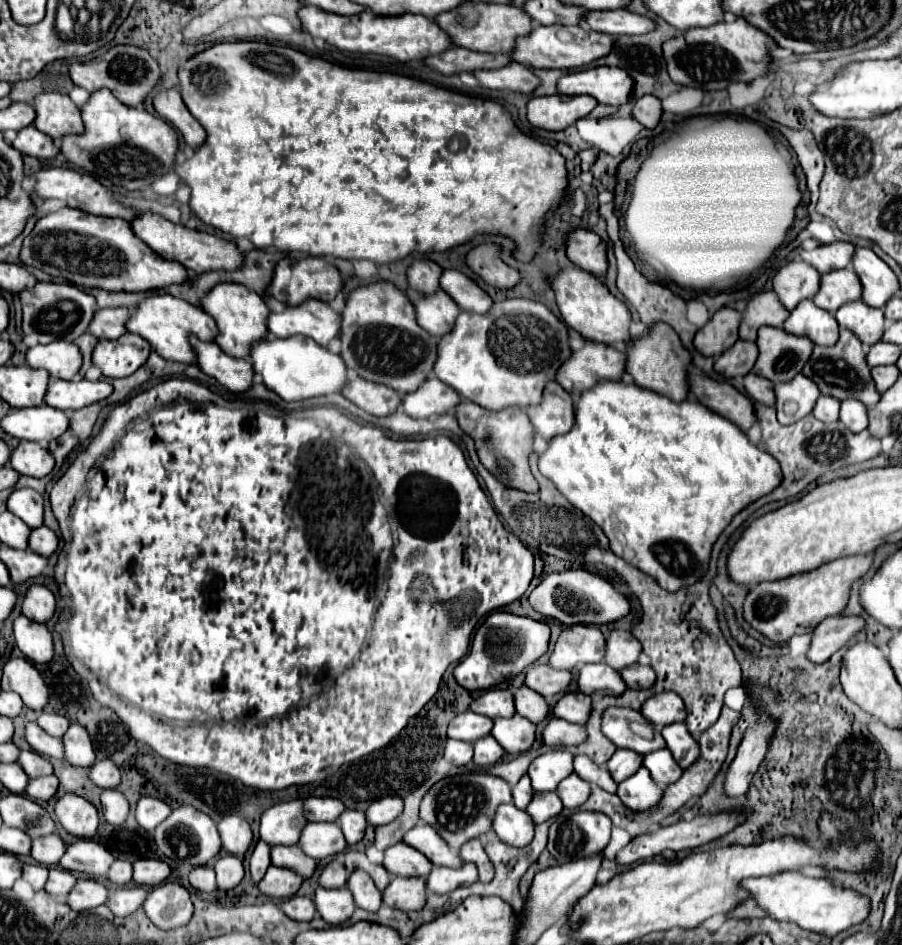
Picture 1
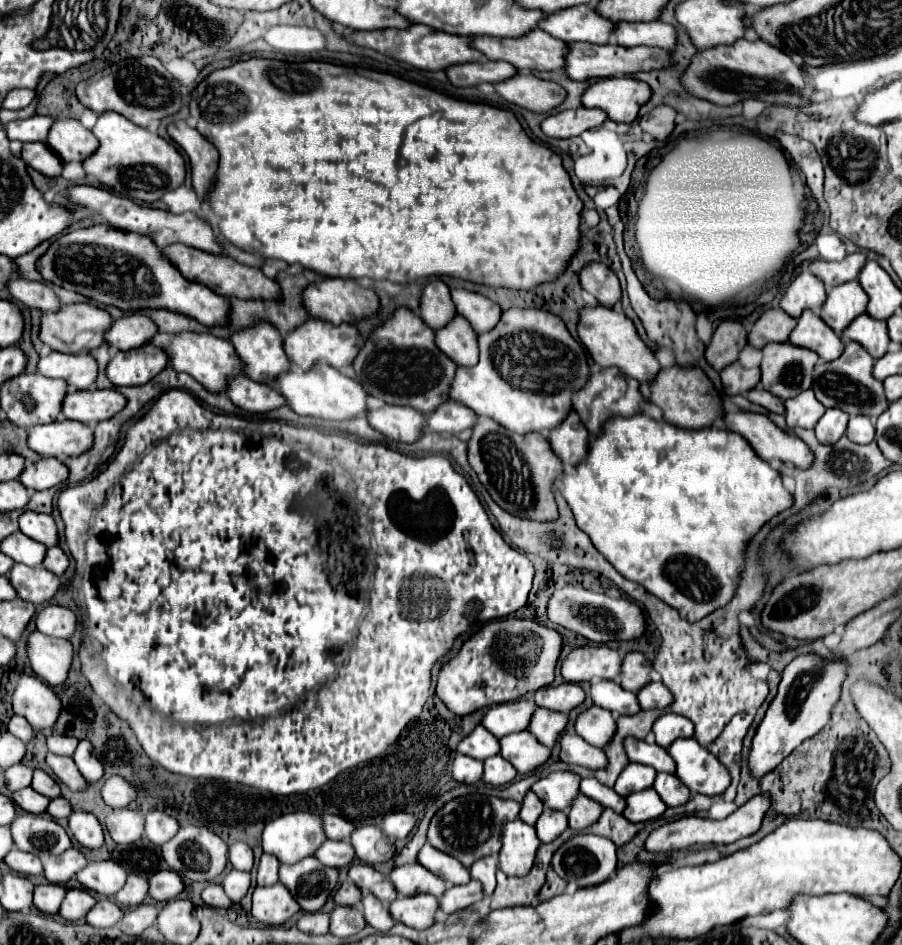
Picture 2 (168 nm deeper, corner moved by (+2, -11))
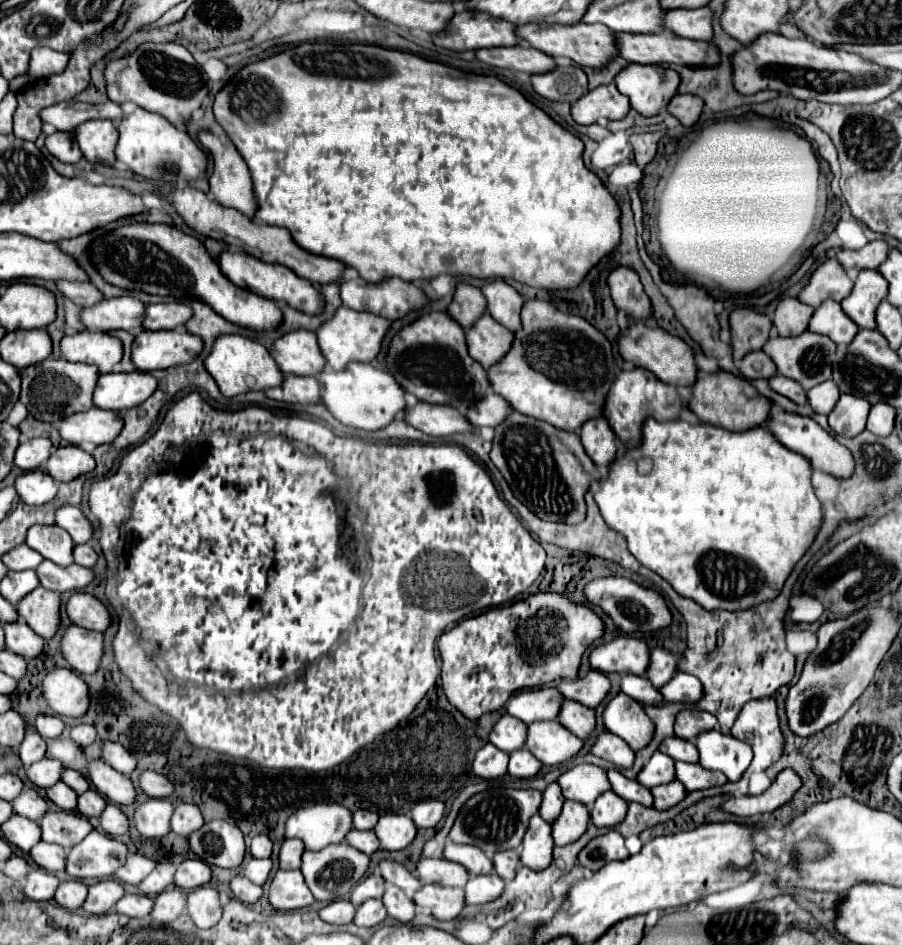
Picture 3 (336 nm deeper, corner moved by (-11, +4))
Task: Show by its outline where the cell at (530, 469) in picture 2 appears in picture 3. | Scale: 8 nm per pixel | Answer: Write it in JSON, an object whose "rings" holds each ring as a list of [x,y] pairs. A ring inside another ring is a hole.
{"rings":[[[511,411],[505,421],[495,427],[489,457],[509,483],[513,495],[541,519],[569,525],[585,519],[583,495],[589,489],[591,477],[583,471],[577,457],[561,443],[553,425]]]}

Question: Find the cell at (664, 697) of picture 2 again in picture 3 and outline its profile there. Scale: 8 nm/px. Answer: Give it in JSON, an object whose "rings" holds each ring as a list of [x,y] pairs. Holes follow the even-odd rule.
{"rings":[[[677,671],[673,675],[673,679],[669,683],[665,683],[659,691],[665,697],[665,701],[679,701],[679,703],[687,703],[687,705],[697,703],[703,693],[699,679],[689,673],[681,673],[681,671]]]}

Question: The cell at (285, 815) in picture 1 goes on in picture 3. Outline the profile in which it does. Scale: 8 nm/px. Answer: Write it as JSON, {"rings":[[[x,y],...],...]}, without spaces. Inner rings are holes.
{"rings":[[[313,803],[307,807],[299,807],[285,821],[285,837],[301,839],[305,849],[317,851],[329,843],[341,843],[345,833],[351,829],[351,811],[339,803]]]}

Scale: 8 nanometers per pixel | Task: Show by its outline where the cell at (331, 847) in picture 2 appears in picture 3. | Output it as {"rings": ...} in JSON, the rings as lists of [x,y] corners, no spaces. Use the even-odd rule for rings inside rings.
{"rings":[[[351,829],[347,835],[345,835],[345,843],[349,843],[351,847],[359,849],[361,853],[367,853],[367,855],[373,855],[379,845],[377,845],[377,837],[373,837],[373,831],[357,831],[357,829]]]}

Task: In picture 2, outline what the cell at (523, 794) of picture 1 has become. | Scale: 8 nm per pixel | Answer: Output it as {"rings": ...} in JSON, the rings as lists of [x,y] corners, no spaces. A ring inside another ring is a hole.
{"rings":[[[528,792],[524,796],[524,802],[522,802],[520,820],[526,822],[526,824],[530,824],[530,826],[534,826],[536,820],[540,818],[540,814],[542,814],[542,808],[544,808],[544,804],[540,802],[540,798],[534,792]]]}

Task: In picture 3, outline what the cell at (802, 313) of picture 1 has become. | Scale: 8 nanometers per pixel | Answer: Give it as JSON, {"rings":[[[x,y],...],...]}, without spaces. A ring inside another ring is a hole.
{"rings":[[[825,299],[813,313],[809,321],[809,331],[829,337],[833,343],[849,343],[857,335],[859,327],[843,313],[841,305]]]}

